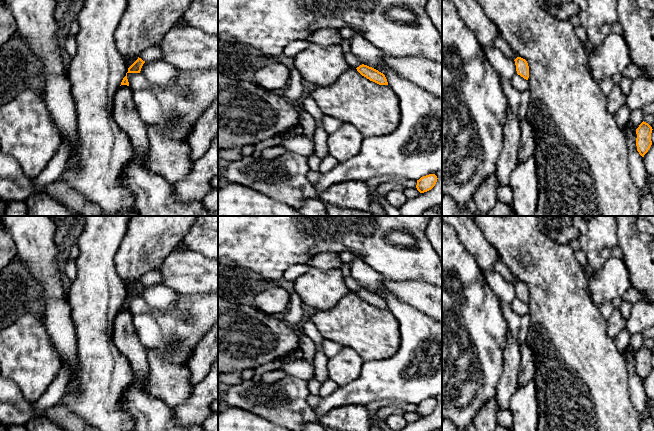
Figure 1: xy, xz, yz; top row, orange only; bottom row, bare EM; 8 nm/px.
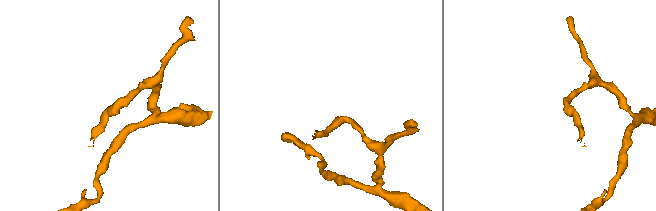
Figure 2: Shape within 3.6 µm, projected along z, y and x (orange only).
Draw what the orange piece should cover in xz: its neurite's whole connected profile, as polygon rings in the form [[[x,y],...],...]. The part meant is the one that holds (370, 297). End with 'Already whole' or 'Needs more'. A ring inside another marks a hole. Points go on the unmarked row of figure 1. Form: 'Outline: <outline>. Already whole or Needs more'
Outline: [[[364,288],[360,289],[356,293],[362,300],[366,301],[370,305],[379,309],[388,309],[385,299],[378,294]]]. Already whole

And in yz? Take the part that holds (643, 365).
Outline: [[[644,345],[636,353],[637,375],[642,381],[644,381],[644,379],[648,376],[648,374],[652,369],[652,365],[651,365],[652,354],[653,354],[652,351]]]. Already whole

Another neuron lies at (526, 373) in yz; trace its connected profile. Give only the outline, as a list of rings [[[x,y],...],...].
[[[526,342],[520,344],[521,365],[517,376],[519,386],[523,386],[533,380],[535,375],[535,361],[533,350]]]

